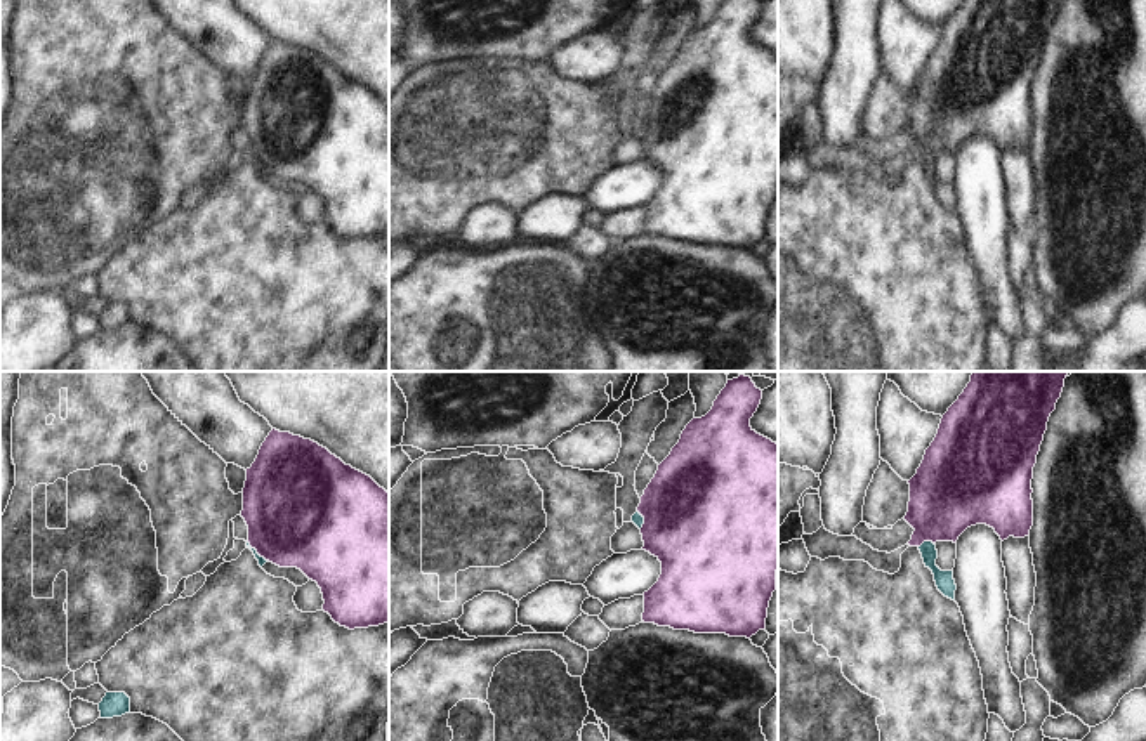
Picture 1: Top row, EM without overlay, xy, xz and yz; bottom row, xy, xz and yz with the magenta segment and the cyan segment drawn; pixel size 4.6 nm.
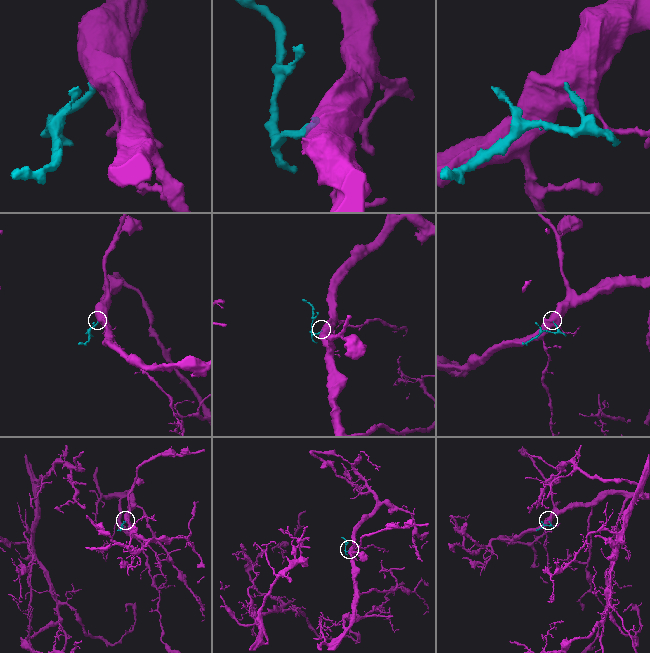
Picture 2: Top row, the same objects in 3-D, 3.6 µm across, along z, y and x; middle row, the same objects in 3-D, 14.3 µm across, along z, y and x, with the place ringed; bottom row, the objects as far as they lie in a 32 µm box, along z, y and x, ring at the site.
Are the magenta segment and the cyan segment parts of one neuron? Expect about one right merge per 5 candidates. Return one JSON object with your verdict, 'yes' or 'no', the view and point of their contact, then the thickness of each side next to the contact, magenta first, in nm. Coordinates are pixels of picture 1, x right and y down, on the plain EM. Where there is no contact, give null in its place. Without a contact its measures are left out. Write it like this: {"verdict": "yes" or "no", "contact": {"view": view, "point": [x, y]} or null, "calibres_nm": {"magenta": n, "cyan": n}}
{"verdict": "no", "contact": {"view": "yz", "point": [926, 151]}, "calibres_nm": {"magenta": 360, "cyan": 90}}

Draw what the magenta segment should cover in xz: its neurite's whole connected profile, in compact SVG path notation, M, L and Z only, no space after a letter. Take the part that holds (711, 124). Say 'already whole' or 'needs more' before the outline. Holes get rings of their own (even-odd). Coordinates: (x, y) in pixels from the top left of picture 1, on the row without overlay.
already whole; M722 0L714 12L712 21L701 28L693 30L681 45L679 54L672 59L670 66L658 76L658 82L644 106L637 123L644 128L641 139L644 158L662 174L662 186L658 193L644 203L644 234L655 234L658 238L670 238L674 241L689 241L695 245L726 245L729 248L750 250L759 241L766 239L767 219L776 201L776 182L778 182L778 56L771 50L757 45L750 38L750 30L757 23L762 10L761 0Z

